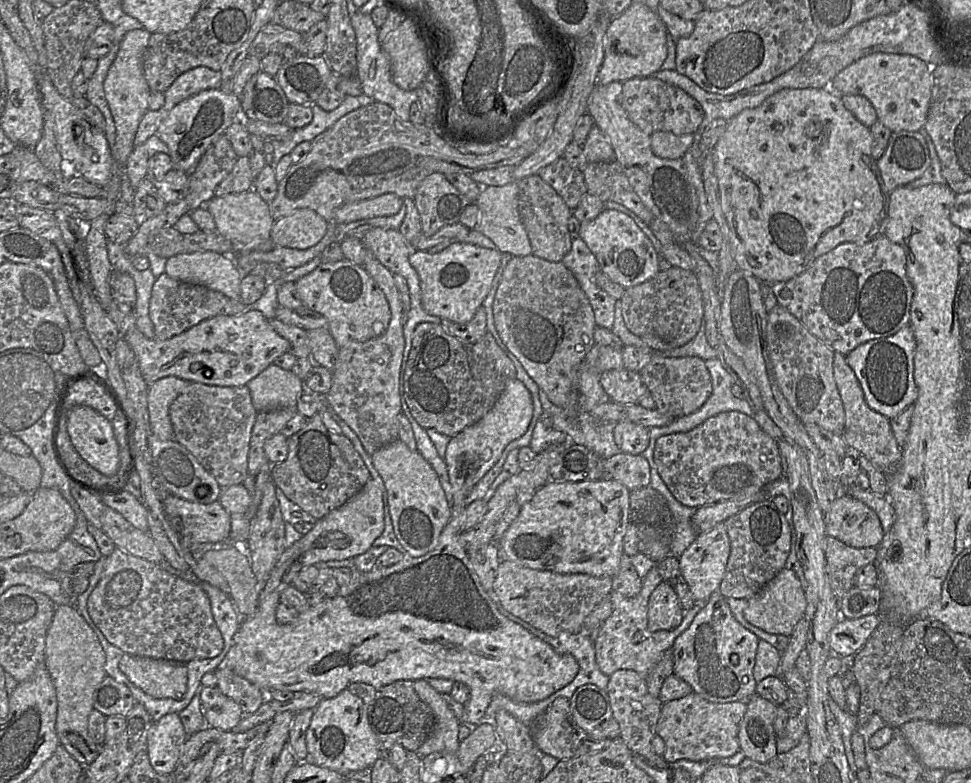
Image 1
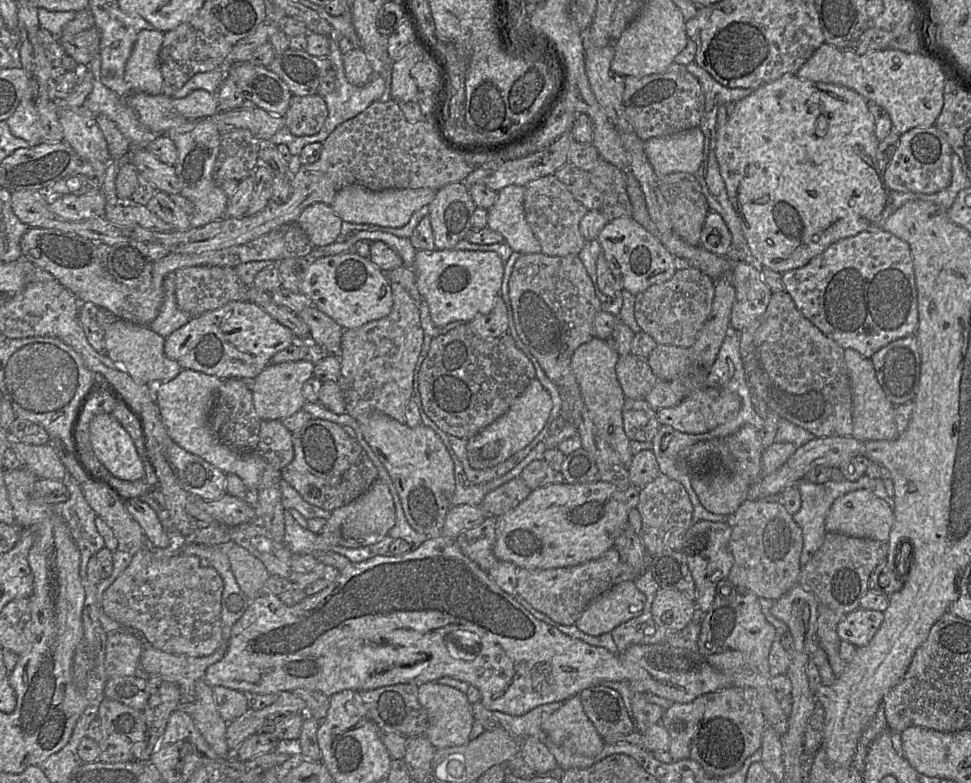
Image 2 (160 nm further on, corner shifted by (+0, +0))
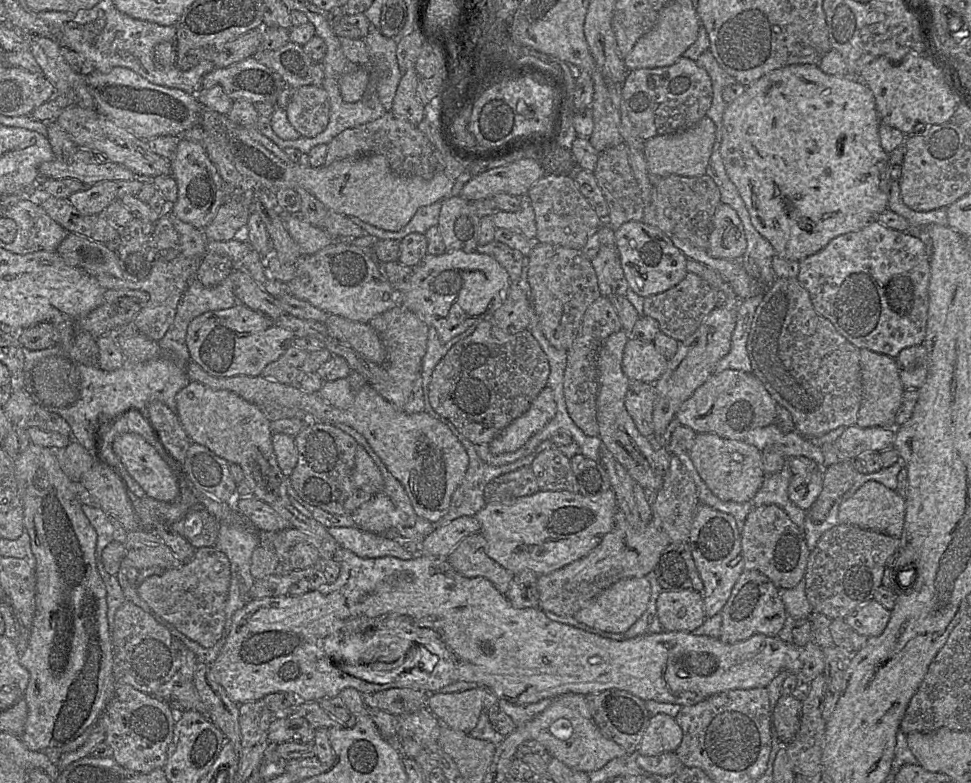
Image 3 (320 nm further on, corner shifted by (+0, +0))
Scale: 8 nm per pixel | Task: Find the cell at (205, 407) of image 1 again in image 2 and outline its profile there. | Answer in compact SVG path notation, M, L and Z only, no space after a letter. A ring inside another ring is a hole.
M226 378L221 380L215 401L208 413L208 425L215 437L229 449L237 453L257 451L262 420L257 415L252 398L251 380Z

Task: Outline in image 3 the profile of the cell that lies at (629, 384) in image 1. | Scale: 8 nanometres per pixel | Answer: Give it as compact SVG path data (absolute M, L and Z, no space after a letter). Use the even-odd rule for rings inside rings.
M629 338L624 348L622 370L629 381L655 384L667 367L668 360L661 355L654 342Z

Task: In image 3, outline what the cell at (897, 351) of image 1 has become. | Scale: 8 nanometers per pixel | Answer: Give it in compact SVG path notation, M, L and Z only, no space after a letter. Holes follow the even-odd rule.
M915 345L902 349L895 358L904 390L919 389L927 376L927 352L925 347Z

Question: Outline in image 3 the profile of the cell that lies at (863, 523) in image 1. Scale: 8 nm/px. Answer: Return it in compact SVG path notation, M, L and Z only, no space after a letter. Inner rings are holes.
M872 481L862 485L850 498L839 507L840 524L857 526L874 530L899 539L901 537L905 517L905 500L896 491L883 484Z

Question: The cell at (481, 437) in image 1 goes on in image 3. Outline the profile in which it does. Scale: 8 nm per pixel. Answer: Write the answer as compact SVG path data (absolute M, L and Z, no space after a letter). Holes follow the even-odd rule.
M546 386L529 409L513 420L488 445L493 454L514 452L541 430L555 415L556 403L552 390Z

